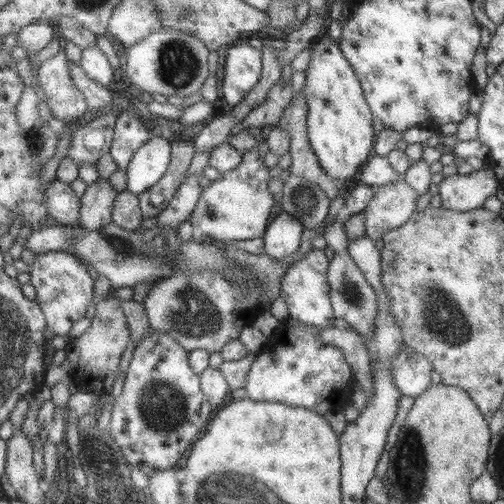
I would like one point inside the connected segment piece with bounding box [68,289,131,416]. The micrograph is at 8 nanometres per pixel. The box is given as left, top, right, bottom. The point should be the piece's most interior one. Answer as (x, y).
(94, 359)

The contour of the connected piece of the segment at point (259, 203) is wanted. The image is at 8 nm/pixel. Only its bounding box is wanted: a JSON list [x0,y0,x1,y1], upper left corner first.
[190,146,275,246]

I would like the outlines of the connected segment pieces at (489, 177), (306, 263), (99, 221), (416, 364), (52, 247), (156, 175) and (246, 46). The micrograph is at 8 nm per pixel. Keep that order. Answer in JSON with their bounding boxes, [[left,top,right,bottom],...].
[[438,167,500,212],[280,248,335,328],[80,177,119,231],[392,342,433,400],[25,225,73,255],[125,134,171,196],[222,40,263,108]]

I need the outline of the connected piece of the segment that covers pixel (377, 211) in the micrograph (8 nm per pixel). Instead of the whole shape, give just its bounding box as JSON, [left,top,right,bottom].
[364,177,418,240]

